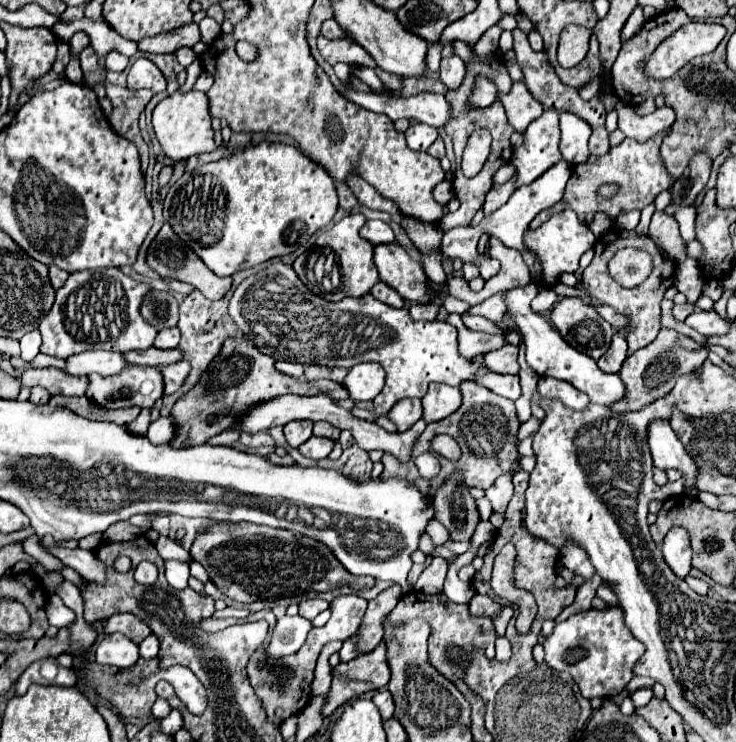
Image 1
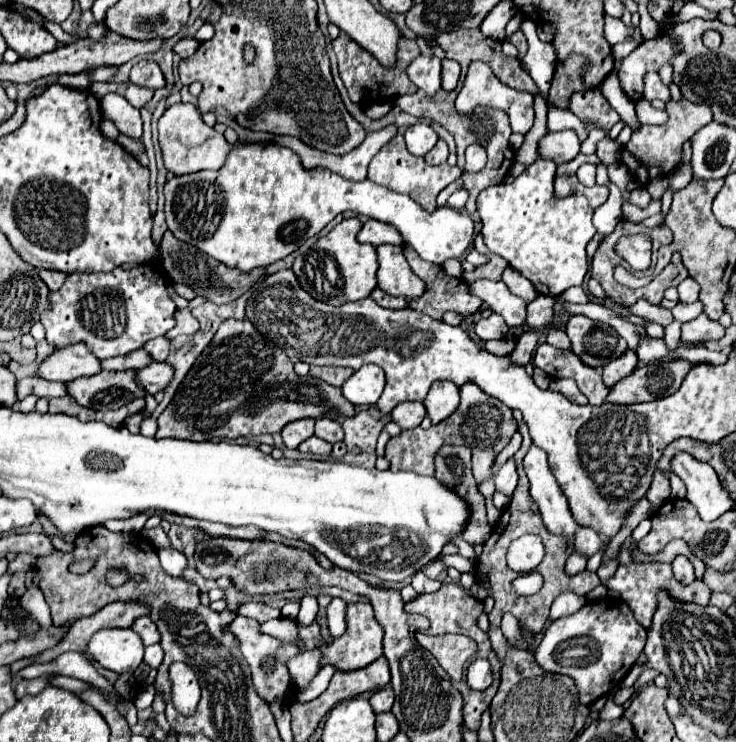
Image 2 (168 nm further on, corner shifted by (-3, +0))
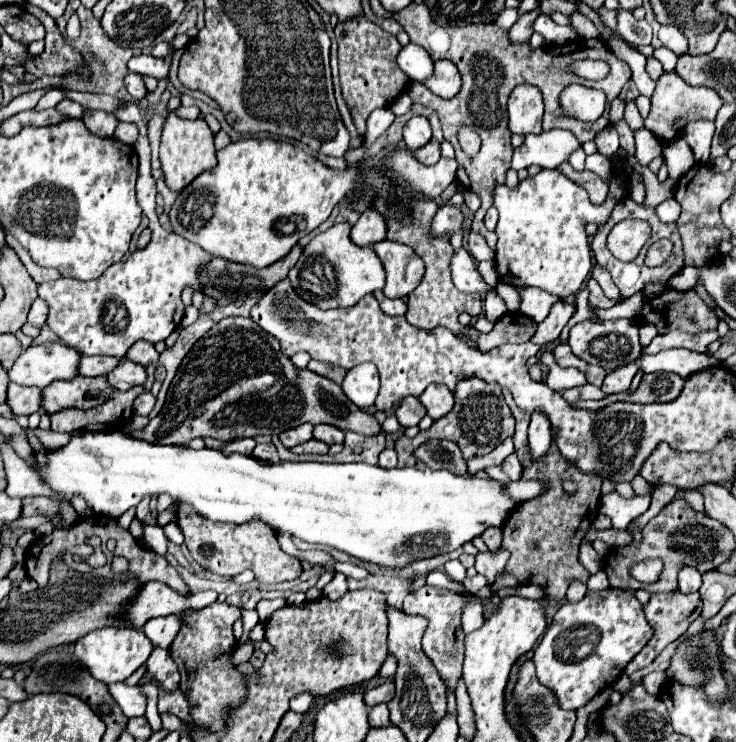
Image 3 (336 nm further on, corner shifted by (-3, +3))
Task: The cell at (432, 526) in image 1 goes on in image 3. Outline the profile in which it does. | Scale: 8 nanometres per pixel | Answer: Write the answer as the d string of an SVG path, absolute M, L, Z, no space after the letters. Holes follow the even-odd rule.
M479 552L475 556L475 570L483 576L495 576L495 572L503 570L503 566L509 560L509 552L499 552L499 554L491 554L491 552Z

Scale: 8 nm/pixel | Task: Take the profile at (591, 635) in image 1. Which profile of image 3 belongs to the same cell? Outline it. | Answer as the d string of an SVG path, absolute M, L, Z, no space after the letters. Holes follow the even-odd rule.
M607 588L601 592L587 592L581 602L563 604L553 616L551 626L543 634L539 646L535 648L533 662L537 666L537 678L547 688L551 688L565 710L579 710L585 706L597 692L609 688L625 670L629 660L641 652L641 648L651 638L651 626L645 620L641 602L633 596L631 590Z

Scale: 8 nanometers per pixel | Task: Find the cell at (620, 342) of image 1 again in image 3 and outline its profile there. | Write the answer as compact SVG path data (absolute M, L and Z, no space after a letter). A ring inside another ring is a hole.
M629 362L629 364L623 364L615 370L609 370L605 380L603 380L603 394L615 394L615 392L627 392L629 386L631 386L631 380L635 378L637 374L637 366L635 362Z

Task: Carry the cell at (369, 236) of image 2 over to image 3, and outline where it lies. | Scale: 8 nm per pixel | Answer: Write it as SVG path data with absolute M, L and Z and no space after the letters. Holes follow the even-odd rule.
M365 210L351 228L351 240L357 246L371 246L387 240L387 218L375 210Z

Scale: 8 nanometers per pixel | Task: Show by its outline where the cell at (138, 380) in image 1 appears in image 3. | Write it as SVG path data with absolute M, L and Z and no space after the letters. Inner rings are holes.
M75 376L75 380L57 380L43 388L45 412L59 412L63 408L95 408L111 398L117 390L107 382L105 376Z

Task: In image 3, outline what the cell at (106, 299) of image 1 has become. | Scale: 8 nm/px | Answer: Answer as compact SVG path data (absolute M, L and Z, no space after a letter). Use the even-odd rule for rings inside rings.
M157 216L149 220L149 228L153 230L151 242L143 250L135 250L133 254L129 254L127 260L109 266L97 280L81 282L73 278L59 278L53 282L39 284L39 298L43 298L49 306L47 326L59 336L63 344L75 348L83 356L105 354L123 358L127 350L133 346L133 342L147 340L151 344L157 344L159 340L165 340L181 324L185 312L185 306L181 302L181 290L185 286L201 288L197 272L207 264L207 260L211 260L211 254L207 254L193 242L177 236L175 232L163 230Z

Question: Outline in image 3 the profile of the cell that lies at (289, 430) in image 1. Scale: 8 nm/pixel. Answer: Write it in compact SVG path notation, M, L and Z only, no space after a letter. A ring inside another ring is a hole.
M301 424L299 428L291 428L283 434L279 434L283 446L287 446L287 448L293 448L301 442L307 442L307 440L311 440L311 436L313 436L313 426L311 424Z

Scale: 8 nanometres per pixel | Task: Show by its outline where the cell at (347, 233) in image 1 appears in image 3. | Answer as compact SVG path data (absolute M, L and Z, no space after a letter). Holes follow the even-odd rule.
M343 222L343 224L335 224L331 226L327 232L315 236L305 248L303 248L303 256L301 260L291 268L289 278L295 290L299 290L299 296L303 296L303 300L329 310L329 308L349 308L355 306L365 294L371 294L375 290L383 290L385 284L385 270L381 260L377 258L377 254L373 252L373 248L363 248L353 244L353 240L349 238L351 232L351 224ZM311 258L323 258L323 262L329 262L337 274L337 284L333 288L327 288L327 282L311 282L309 278L305 280L305 262ZM303 274L303 280L301 280ZM307 284L307 288L305 288Z

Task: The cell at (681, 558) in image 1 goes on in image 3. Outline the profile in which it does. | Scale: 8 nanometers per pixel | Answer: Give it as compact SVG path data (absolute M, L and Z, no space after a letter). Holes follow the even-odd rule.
M683 566L679 570L679 590L681 592L697 592L701 586L701 574L697 568L691 568L691 566Z

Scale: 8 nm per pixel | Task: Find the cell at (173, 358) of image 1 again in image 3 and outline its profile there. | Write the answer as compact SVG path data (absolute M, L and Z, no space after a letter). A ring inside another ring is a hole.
M83 356L79 374L81 376L107 376L123 360L125 358L115 358L115 356Z

